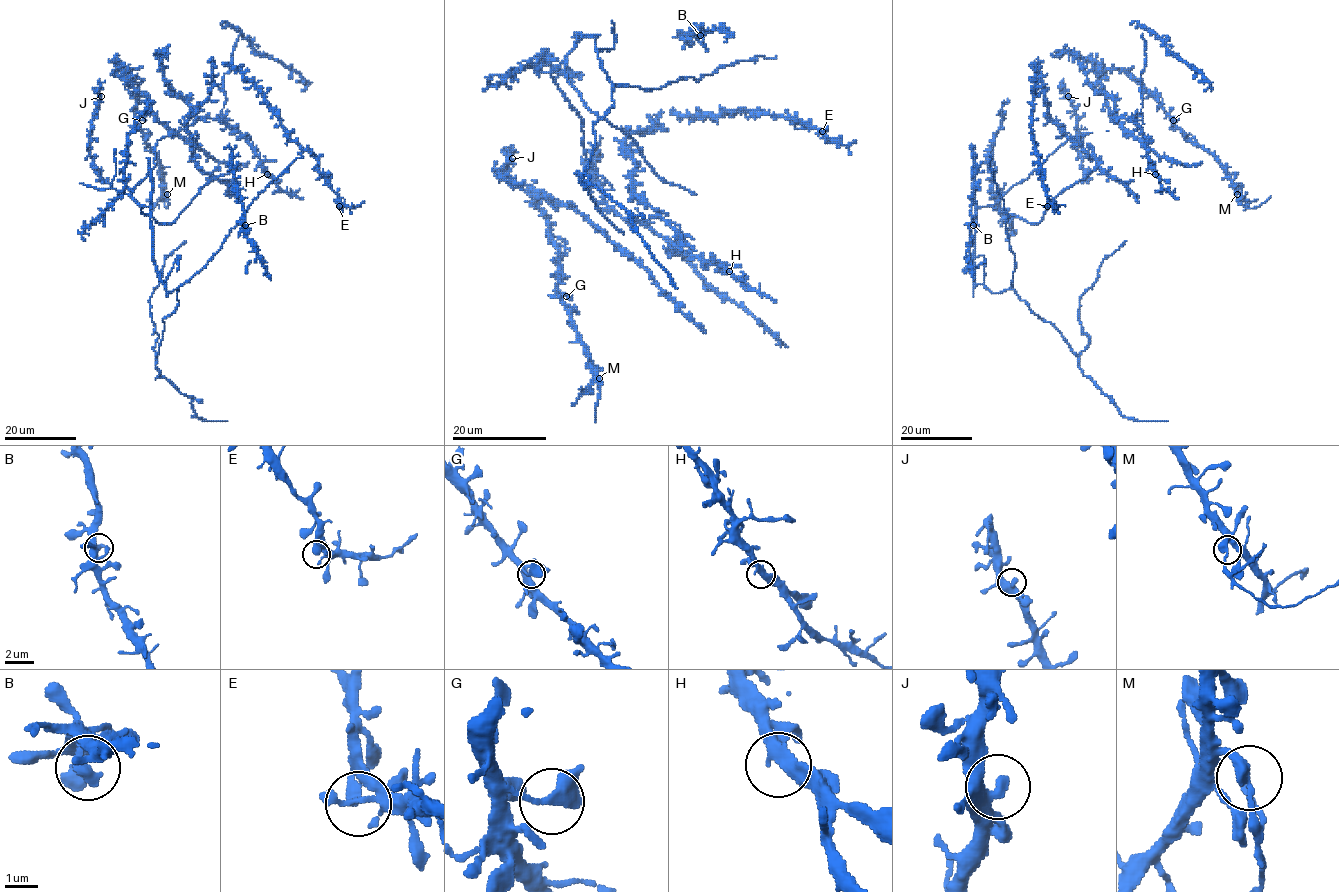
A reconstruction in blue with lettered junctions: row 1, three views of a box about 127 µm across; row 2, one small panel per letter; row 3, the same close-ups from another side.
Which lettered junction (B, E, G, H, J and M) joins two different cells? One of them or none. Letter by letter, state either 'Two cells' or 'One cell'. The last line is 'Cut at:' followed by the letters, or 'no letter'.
B: One cell
E: One cell
G: One cell
H: One cell
J: One cell
M: Two cells
Cut at: M

